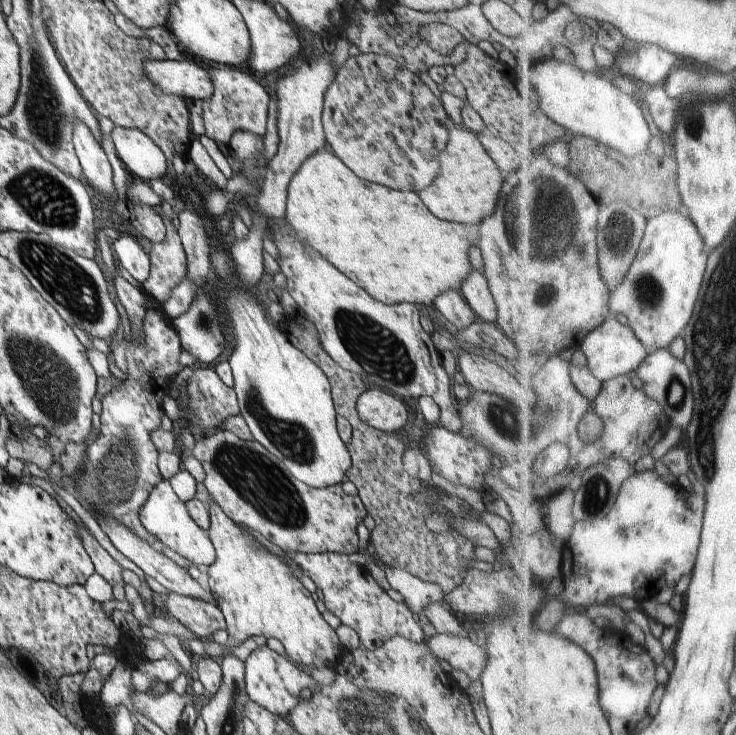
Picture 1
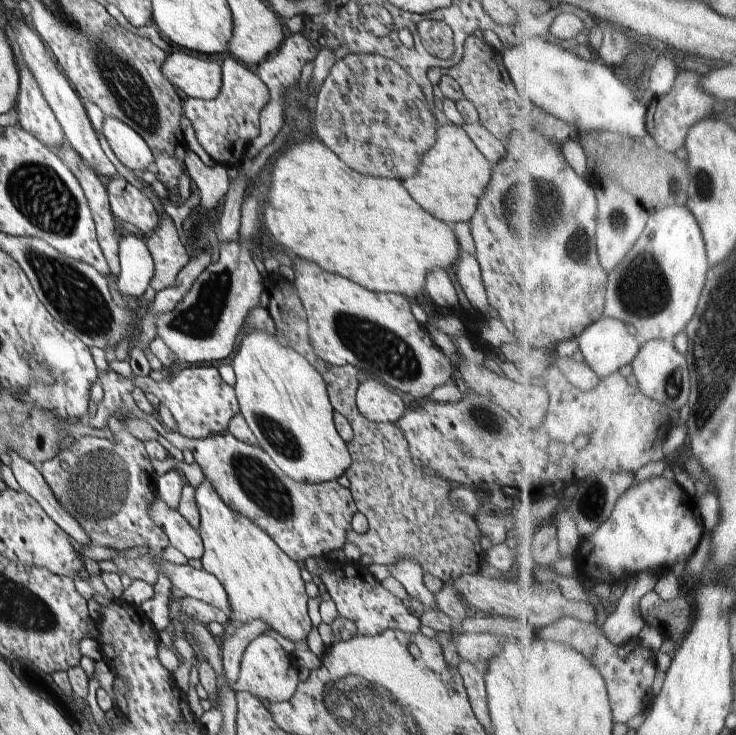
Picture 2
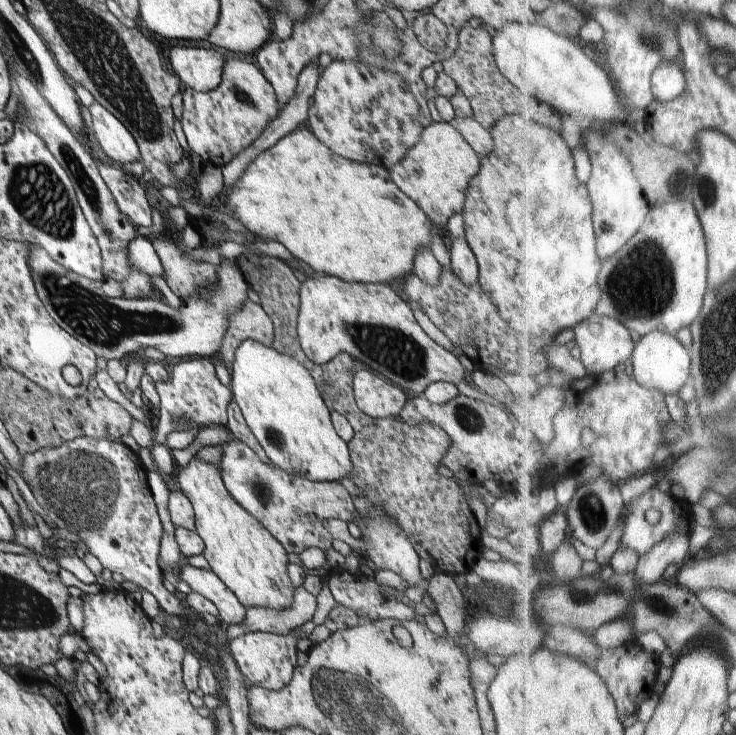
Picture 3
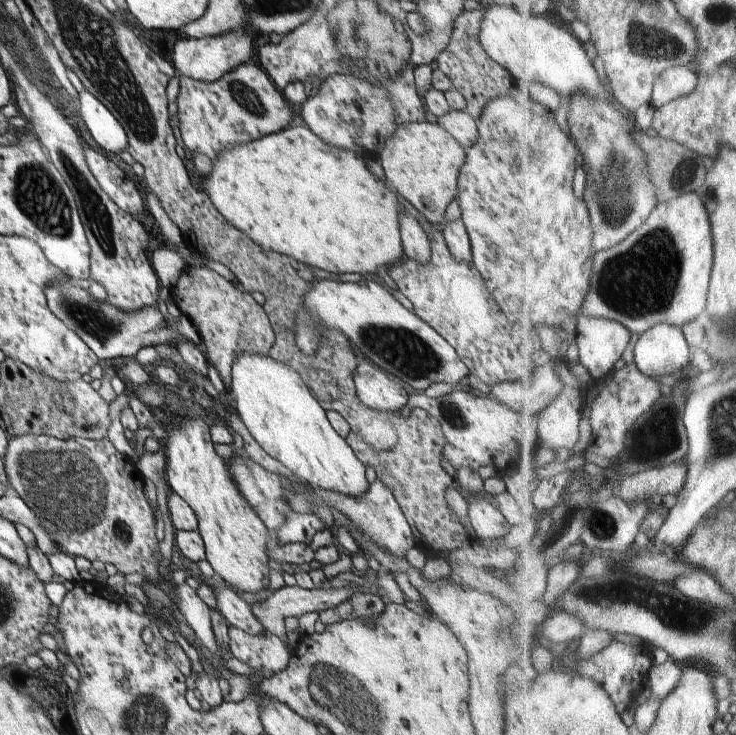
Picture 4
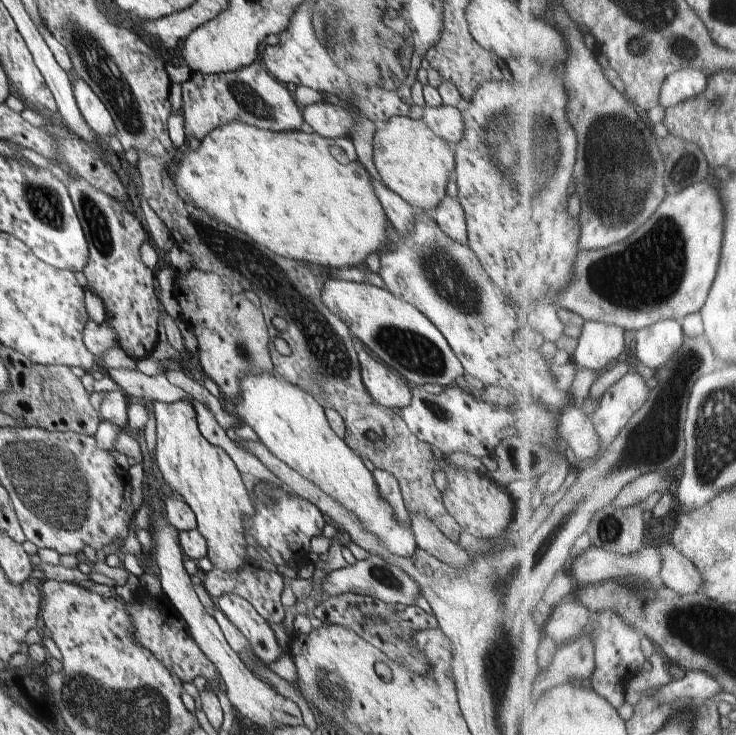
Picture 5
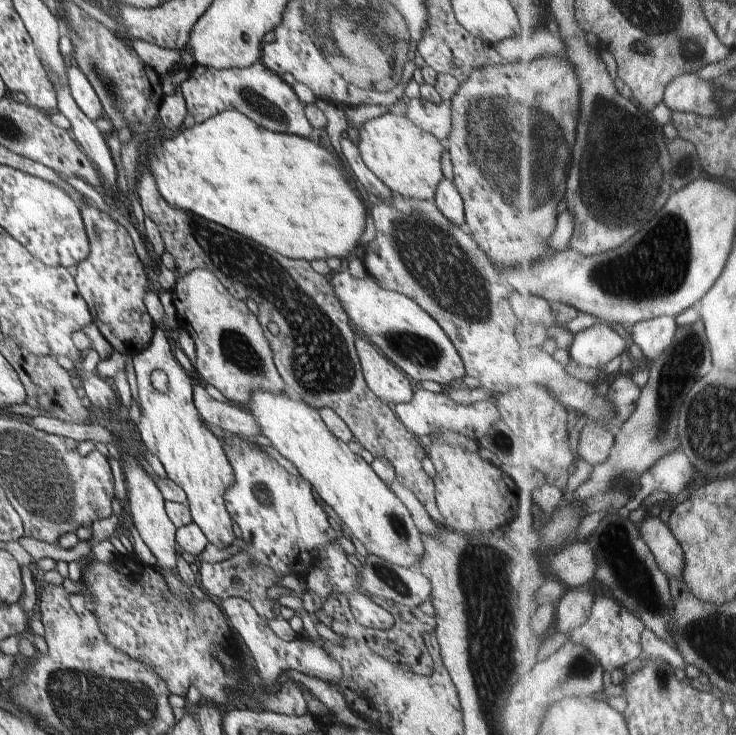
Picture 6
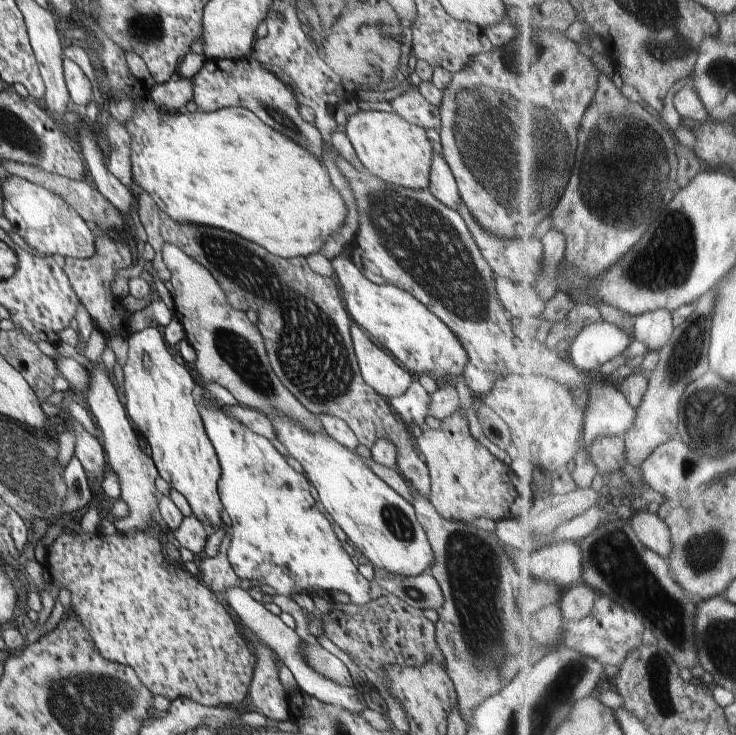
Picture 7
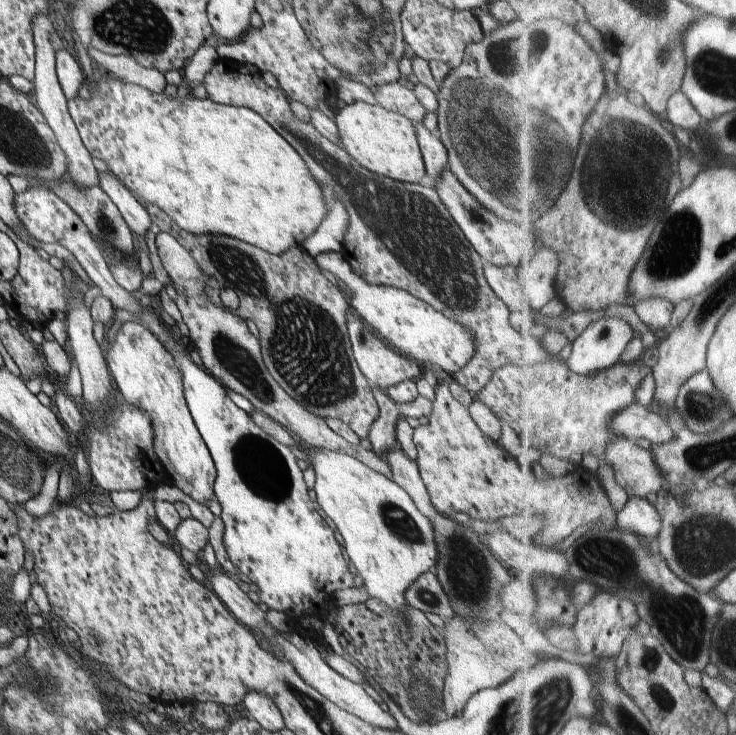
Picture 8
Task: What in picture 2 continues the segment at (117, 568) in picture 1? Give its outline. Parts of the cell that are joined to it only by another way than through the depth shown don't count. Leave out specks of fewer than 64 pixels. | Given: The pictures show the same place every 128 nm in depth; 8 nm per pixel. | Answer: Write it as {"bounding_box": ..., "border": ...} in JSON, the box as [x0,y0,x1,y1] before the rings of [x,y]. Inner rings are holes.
{"bounding_box":[9,452,93,546],"border":[[[17,452],[9,454],[12,459],[10,468],[24,491],[33,496],[39,505],[46,511],[46,514],[60,526],[60,528],[71,536],[82,546],[93,544],[89,534],[83,526],[66,510],[65,506],[56,498],[54,491],[46,482],[43,474],[28,460],[24,460]]]}

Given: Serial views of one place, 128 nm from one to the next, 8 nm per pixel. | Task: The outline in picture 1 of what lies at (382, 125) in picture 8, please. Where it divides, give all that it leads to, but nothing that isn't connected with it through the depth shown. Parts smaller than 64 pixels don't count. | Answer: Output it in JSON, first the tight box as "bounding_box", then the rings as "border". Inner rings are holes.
{"bounding_box":[418,126,504,226],"border":[[[464,126],[452,128],[448,144],[439,161],[439,175],[430,186],[418,193],[432,214],[439,219],[469,226],[478,226],[482,218],[494,214],[504,176],[478,140],[476,133]]]}

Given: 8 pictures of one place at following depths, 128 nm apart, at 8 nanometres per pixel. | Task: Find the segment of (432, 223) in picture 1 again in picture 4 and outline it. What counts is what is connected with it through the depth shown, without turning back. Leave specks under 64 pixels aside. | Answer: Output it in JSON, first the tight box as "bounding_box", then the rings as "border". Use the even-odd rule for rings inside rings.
{"bounding_box":[201,121,405,278],"border":[[[296,121],[277,133],[264,135],[255,141],[249,141],[248,143],[225,149],[215,159],[212,159],[212,162],[213,170],[210,176],[201,178],[204,184],[204,192],[230,225],[235,226],[238,232],[242,231],[244,234],[247,234],[263,249],[273,250],[289,257],[292,256],[292,258],[300,260],[304,264],[320,268],[320,270],[328,270],[328,272],[334,272],[334,274],[346,274],[346,272],[352,274],[354,272],[354,274],[363,274],[370,278],[377,277],[378,268],[381,266],[390,268],[390,266],[398,264],[405,258],[400,232],[401,215],[405,210],[404,205],[400,204],[396,197],[396,190],[392,192],[392,187],[386,181],[380,180],[380,178],[370,172],[366,160],[360,154],[326,144],[306,124]]]}

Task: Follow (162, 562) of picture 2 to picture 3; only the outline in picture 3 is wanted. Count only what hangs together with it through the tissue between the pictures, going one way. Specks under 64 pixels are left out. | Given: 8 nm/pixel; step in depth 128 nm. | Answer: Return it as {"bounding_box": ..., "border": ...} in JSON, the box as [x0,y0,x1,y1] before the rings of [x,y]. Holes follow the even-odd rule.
{"bounding_box":[178,565,247,625],"border":[[[192,565],[181,568],[178,576],[188,586],[204,598],[207,598],[219,610],[219,619],[230,625],[244,620],[247,608],[236,598],[236,595],[214,574],[206,569]]]}

